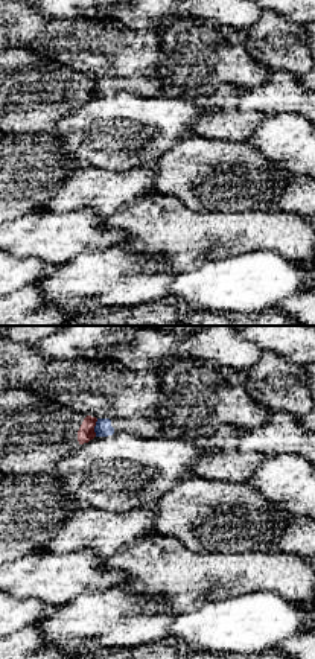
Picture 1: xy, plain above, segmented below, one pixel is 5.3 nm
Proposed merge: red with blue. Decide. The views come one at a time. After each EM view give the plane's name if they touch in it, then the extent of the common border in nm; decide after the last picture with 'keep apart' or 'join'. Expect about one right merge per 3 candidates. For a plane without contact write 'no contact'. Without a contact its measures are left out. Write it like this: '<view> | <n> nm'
xy | 100 nm

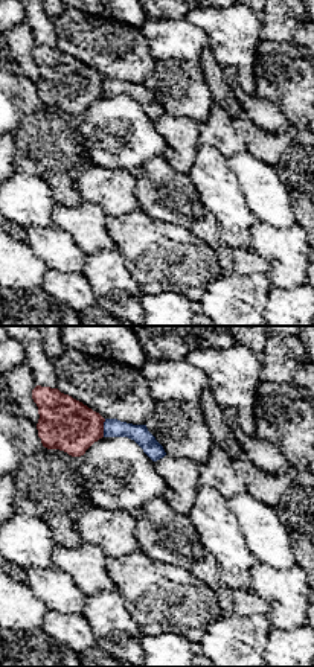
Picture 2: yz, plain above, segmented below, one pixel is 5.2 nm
yz | 100 nm

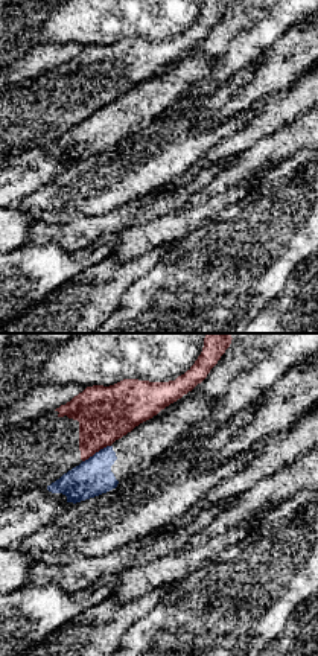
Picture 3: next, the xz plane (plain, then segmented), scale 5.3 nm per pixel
xz | 180 nm

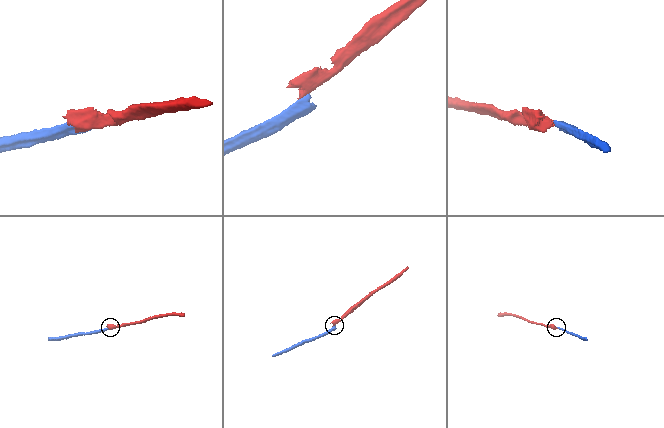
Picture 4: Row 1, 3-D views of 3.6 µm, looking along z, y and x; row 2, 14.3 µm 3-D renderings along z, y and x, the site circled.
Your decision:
keep apart

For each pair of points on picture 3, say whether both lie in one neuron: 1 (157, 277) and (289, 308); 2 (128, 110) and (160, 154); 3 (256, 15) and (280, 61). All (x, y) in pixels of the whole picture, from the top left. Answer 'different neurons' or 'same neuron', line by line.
1: different neurons
2: different neurons
3: different neurons

